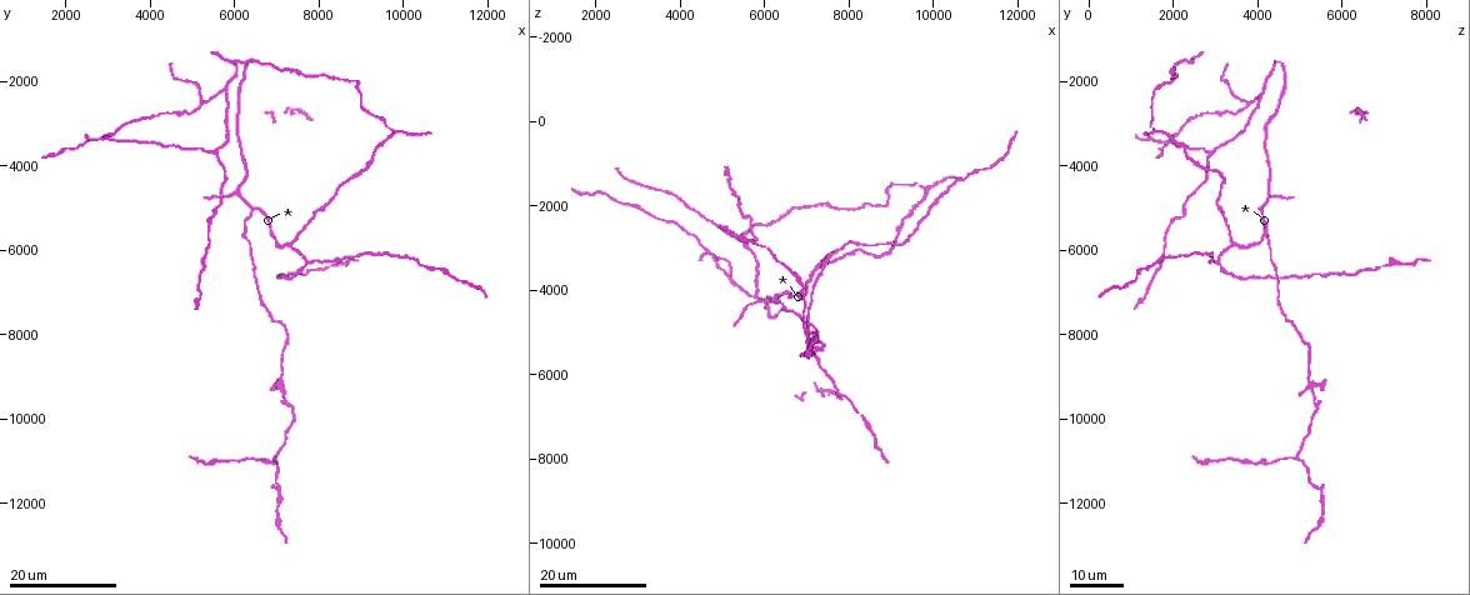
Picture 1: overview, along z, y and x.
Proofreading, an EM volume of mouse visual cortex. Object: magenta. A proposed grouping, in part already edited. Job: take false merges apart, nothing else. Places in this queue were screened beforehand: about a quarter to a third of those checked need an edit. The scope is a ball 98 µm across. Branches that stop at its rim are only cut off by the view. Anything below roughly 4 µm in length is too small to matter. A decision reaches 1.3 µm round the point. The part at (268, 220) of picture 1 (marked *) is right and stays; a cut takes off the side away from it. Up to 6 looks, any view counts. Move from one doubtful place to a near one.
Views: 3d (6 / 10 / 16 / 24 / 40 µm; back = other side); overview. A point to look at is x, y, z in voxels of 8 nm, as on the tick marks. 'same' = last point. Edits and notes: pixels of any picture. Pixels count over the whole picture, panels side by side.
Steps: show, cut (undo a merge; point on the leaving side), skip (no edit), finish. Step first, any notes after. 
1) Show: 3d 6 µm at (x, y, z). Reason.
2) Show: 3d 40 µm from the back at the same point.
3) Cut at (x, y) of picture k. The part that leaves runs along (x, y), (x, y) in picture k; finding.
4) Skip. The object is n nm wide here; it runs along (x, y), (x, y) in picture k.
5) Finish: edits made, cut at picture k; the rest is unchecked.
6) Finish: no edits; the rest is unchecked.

Show: 3d 24 µm at (7400, 5900, 3400). A fork.

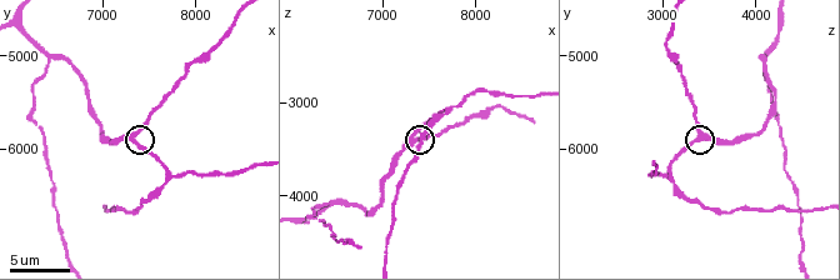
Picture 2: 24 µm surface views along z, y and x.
Show: 3d 10 µm at (7300, 5900, 3400).

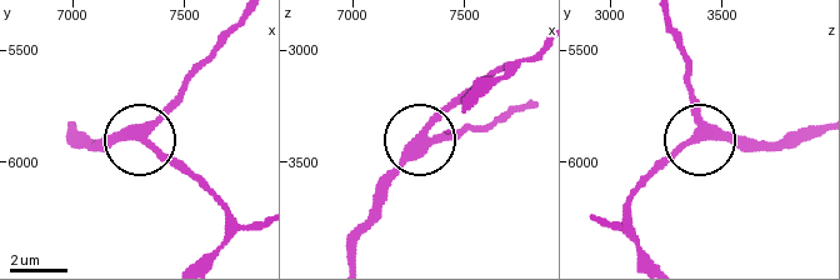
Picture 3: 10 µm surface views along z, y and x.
Skip. The side arm is 57 µm long; it runs along (818, 124), (768, 145), (689, 140), (641, 185) in picture 3; all the same neuron.

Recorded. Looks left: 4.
Show: 3d 16 µm at (5600, 3700, 2950).

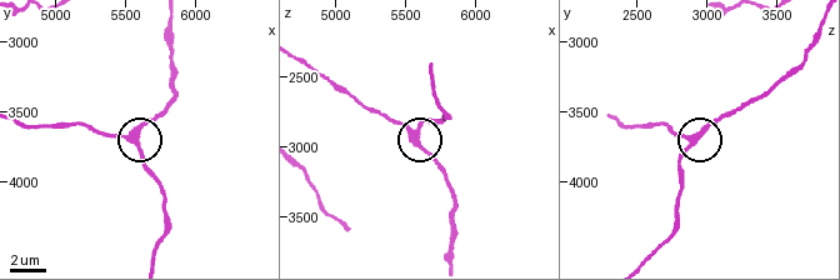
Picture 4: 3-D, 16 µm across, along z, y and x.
Show: 3d 10 µm at (5540, 3700, 2900).

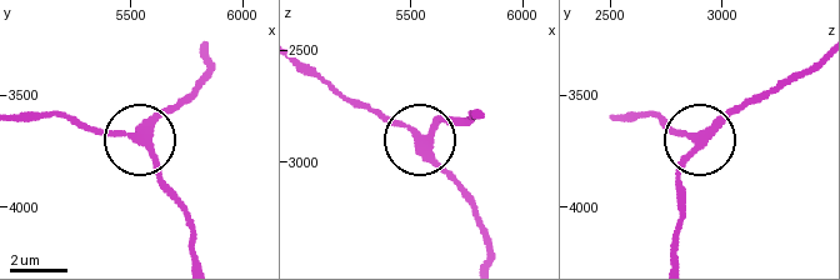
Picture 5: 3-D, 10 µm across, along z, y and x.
Skip. It runs along (205, 50), (194, 90), (141, 134), (86, 129) in picture 5; all the same neuron.

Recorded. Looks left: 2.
Show: 3d 10 µm at (6450, 5000, 4100). Three arms meet.

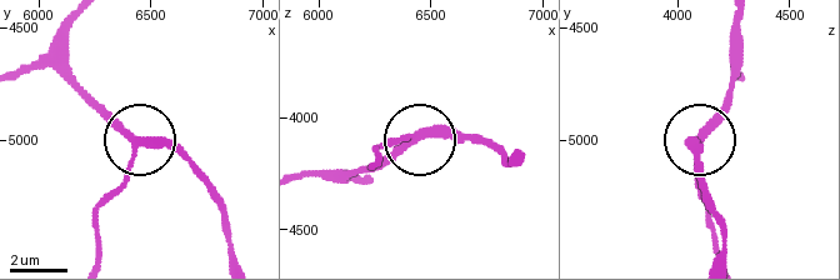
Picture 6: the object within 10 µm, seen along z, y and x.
Skip. 3 arms meet here; it runs along (216, 200), (174, 153), (140, 144), (95, 223) in picture 6; one neuron here.

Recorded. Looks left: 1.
Finish: no edits; the rest is unchecked.

